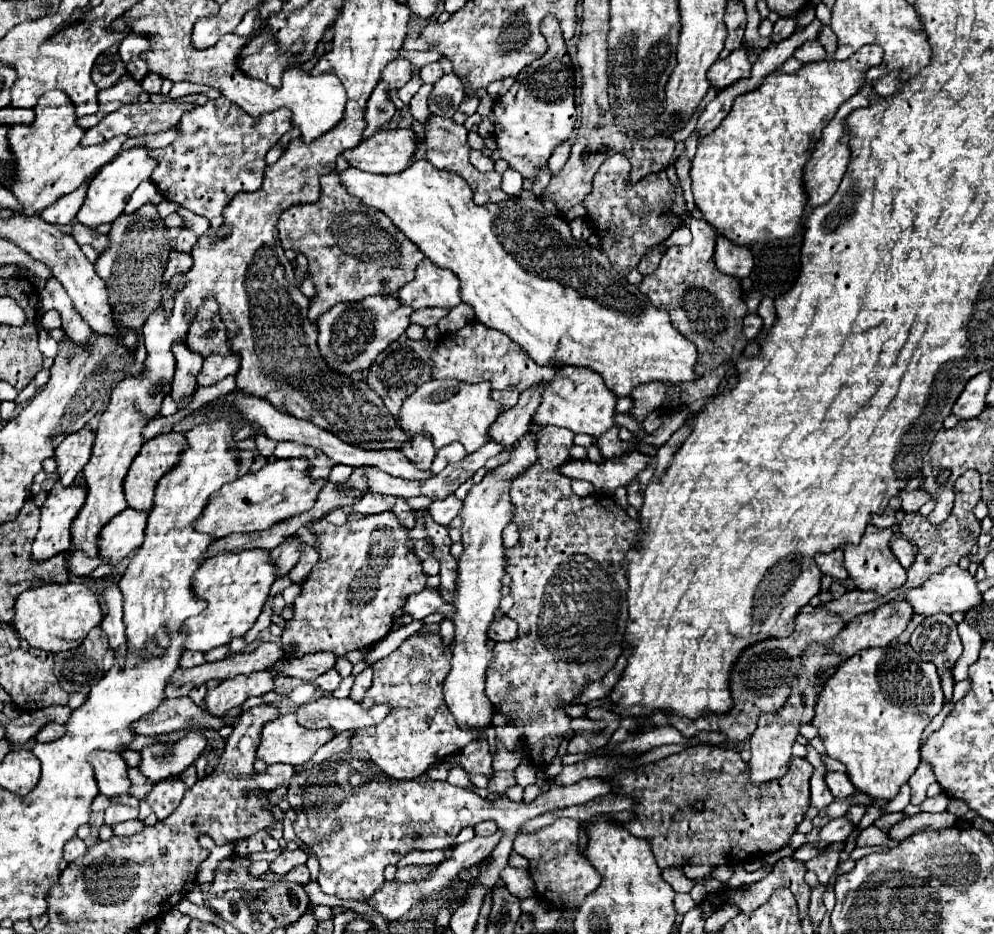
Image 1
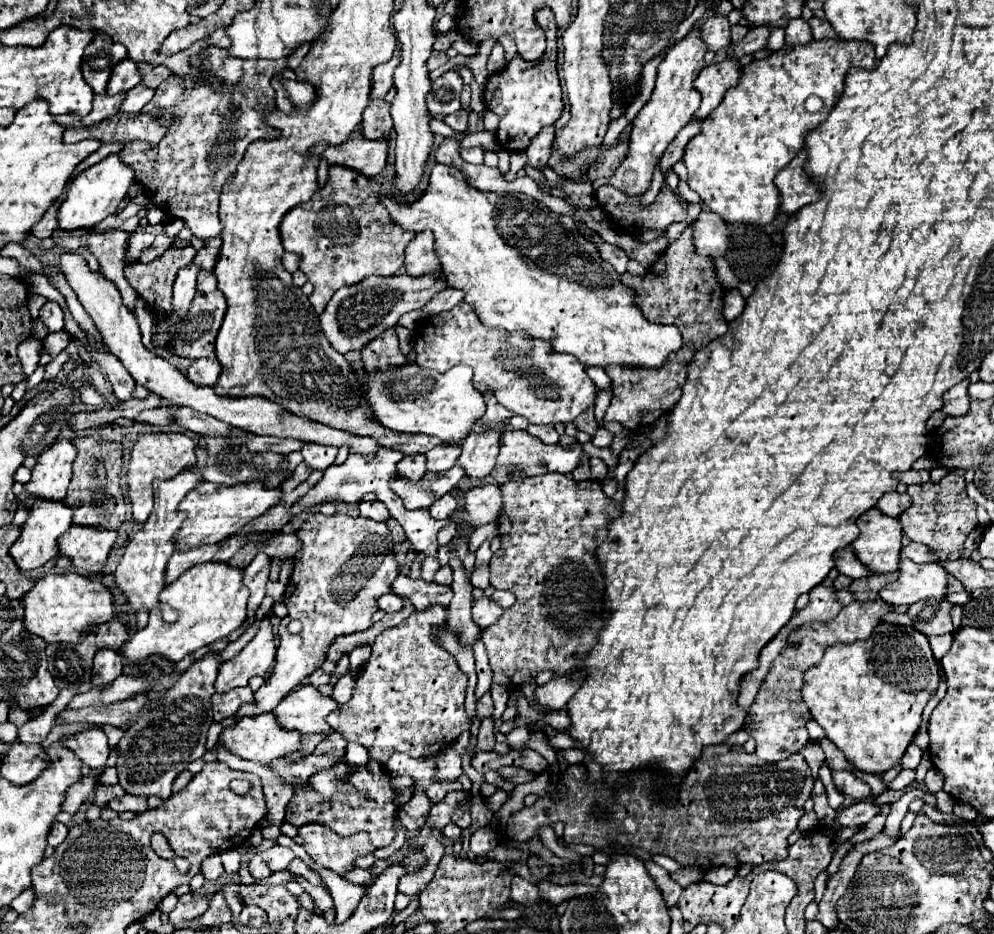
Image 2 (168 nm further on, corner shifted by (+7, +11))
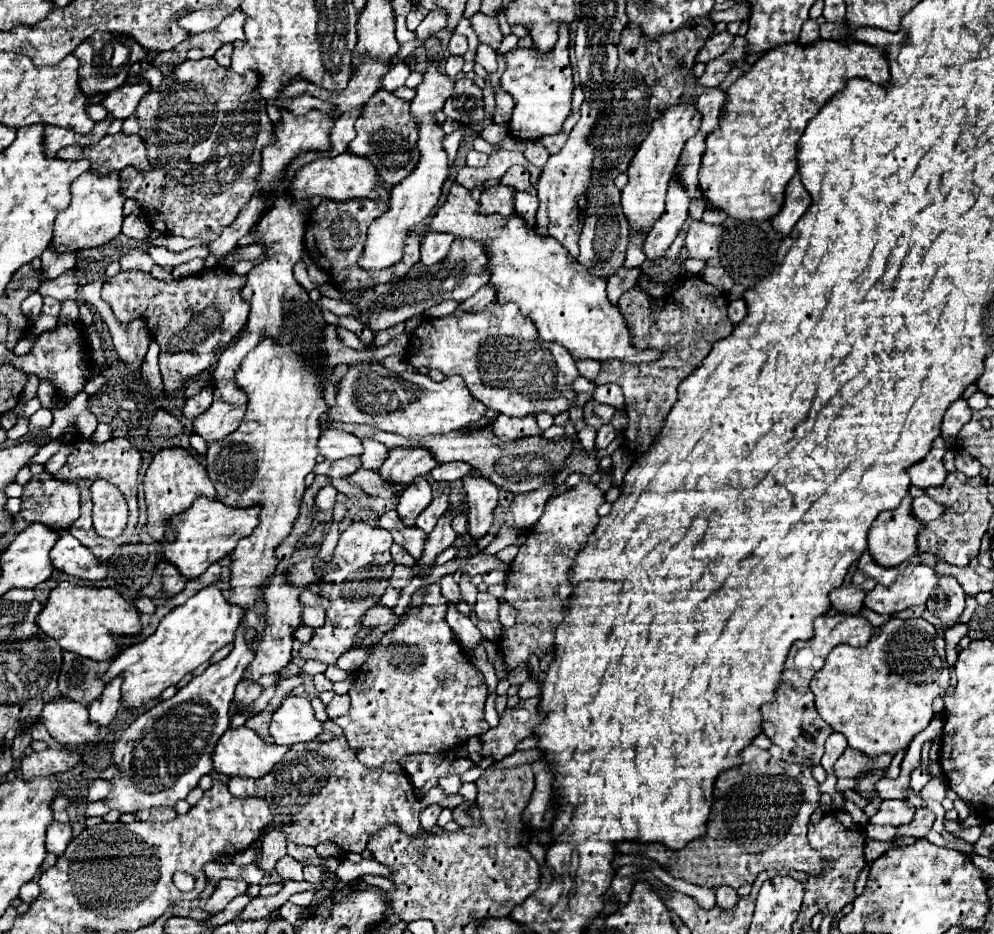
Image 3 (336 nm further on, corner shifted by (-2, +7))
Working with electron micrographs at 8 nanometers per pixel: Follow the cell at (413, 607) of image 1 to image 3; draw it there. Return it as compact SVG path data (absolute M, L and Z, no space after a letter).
M374 606L366 612L368 620L364 620L364 626L382 626L382 624L390 624L394 620L394 610L392 608L382 608L382 606Z

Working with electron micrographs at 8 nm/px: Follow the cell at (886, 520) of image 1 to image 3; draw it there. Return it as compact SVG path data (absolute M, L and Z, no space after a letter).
M926 494L920 496L920 498L914 498L914 500L912 500L912 516L920 518L922 522L936 520L942 512L944 512L944 506L938 504L938 502L934 502L934 500L928 498Z

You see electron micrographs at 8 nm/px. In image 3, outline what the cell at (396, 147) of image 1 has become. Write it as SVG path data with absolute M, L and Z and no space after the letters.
M344 152L334 158L316 158L314 162L302 166L292 180L290 194L296 200L312 198L312 196L324 196L324 198L332 198L332 200L350 200L350 198L368 196L370 190L376 188L376 184L378 184L376 166L372 166L370 160L364 160L364 156Z

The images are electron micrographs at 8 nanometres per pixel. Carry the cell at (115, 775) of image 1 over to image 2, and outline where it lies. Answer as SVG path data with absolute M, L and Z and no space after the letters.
M89 726L69 738L63 738L63 746L75 752L89 768L101 768L109 756L107 736L99 726Z

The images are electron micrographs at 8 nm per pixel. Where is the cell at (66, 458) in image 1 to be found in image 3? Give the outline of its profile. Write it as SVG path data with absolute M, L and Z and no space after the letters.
M44 470L24 486L20 516L30 524L42 522L50 528L66 528L80 516L80 490Z

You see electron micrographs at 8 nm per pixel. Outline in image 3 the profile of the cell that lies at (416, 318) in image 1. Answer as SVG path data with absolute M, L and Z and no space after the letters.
M482 286L474 296L470 296L470 298L464 300L464 302L460 302L460 304L458 304L458 310L478 312L478 310L484 310L490 302L496 302L496 292L494 292L490 286Z

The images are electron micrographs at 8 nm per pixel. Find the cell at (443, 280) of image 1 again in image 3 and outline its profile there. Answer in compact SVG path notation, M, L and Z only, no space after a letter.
M428 232L428 234L424 234L422 242L420 242L420 264L430 268L434 264L444 262L452 242L454 242L454 236L450 232Z

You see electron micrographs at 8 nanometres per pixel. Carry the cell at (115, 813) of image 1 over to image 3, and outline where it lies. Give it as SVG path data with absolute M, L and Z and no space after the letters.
M150 808L150 810L134 812L134 816L138 820L146 820L146 822L168 822L176 816L176 812L174 812L174 808Z

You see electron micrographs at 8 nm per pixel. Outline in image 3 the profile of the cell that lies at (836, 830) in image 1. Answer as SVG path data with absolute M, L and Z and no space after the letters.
M882 800L880 804L880 812L876 812L869 819L870 824L878 826L902 826L902 824L910 824L914 816L914 810L908 804L902 804L900 800Z

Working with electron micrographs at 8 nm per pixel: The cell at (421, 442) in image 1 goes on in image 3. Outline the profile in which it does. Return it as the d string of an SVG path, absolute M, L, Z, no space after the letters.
M416 476L416 480L412 480L404 492L400 494L400 502L398 502L398 514L404 520L404 524L412 526L416 524L416 516L432 502L432 486L426 480L426 476Z

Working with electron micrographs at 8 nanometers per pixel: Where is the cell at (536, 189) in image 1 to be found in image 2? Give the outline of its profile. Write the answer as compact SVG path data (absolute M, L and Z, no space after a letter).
M555 124L543 128L543 132L539 132L535 136L535 140L531 140L531 144L527 146L525 154L529 156L529 166L539 168L545 166L549 156L551 156L551 140L555 136Z

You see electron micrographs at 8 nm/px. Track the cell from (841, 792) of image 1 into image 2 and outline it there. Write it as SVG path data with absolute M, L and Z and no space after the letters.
M833 772L833 782L837 786L839 792L843 792L845 796L853 798L853 800L863 800L867 796L871 796L871 788L867 782L859 780L853 772Z

